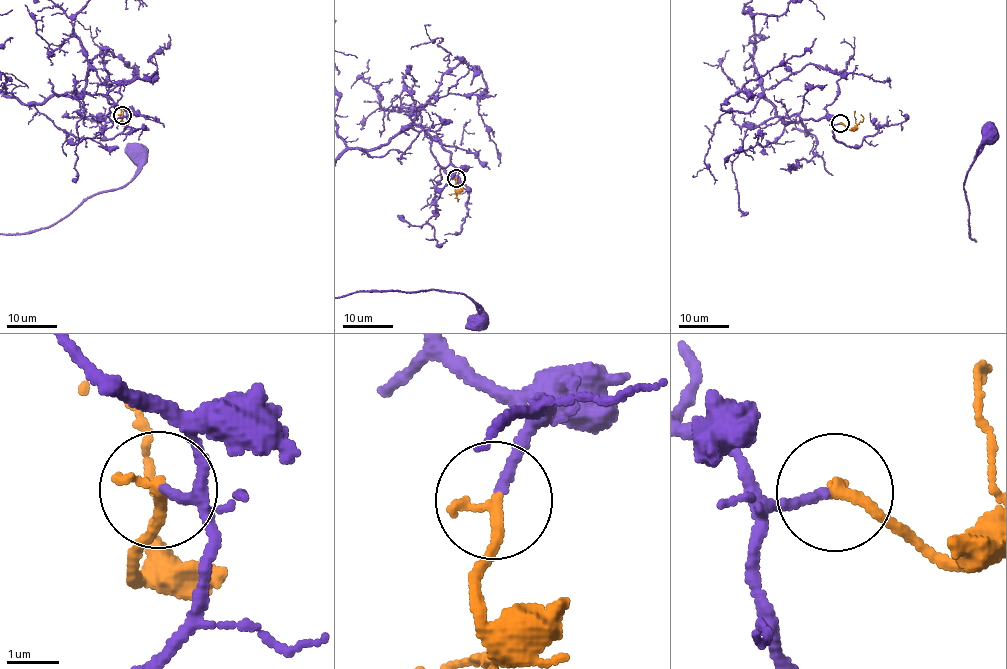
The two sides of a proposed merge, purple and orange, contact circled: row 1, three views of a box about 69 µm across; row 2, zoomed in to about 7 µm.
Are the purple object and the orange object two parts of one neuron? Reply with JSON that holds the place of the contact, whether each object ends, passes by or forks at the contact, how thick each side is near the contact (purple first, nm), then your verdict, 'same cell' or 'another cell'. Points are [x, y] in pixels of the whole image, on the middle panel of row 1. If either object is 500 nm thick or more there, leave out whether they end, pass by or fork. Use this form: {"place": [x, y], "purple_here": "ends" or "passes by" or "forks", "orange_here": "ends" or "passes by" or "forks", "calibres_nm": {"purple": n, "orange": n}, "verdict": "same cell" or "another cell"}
{"place": [456, 178], "purple_here": "ends", "orange_here": "ends", "calibres_nm": {"purple": 170, "orange": 240}, "verdict": "same cell"}

